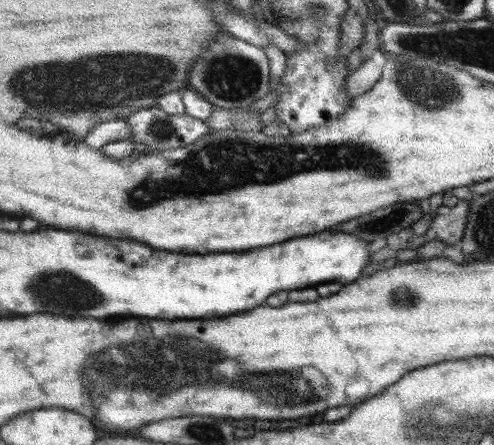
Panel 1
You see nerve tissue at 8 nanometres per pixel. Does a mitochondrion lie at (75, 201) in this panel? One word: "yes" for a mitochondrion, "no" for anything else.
no

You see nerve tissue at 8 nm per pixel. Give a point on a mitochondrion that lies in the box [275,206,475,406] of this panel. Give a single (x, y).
(406, 301)

